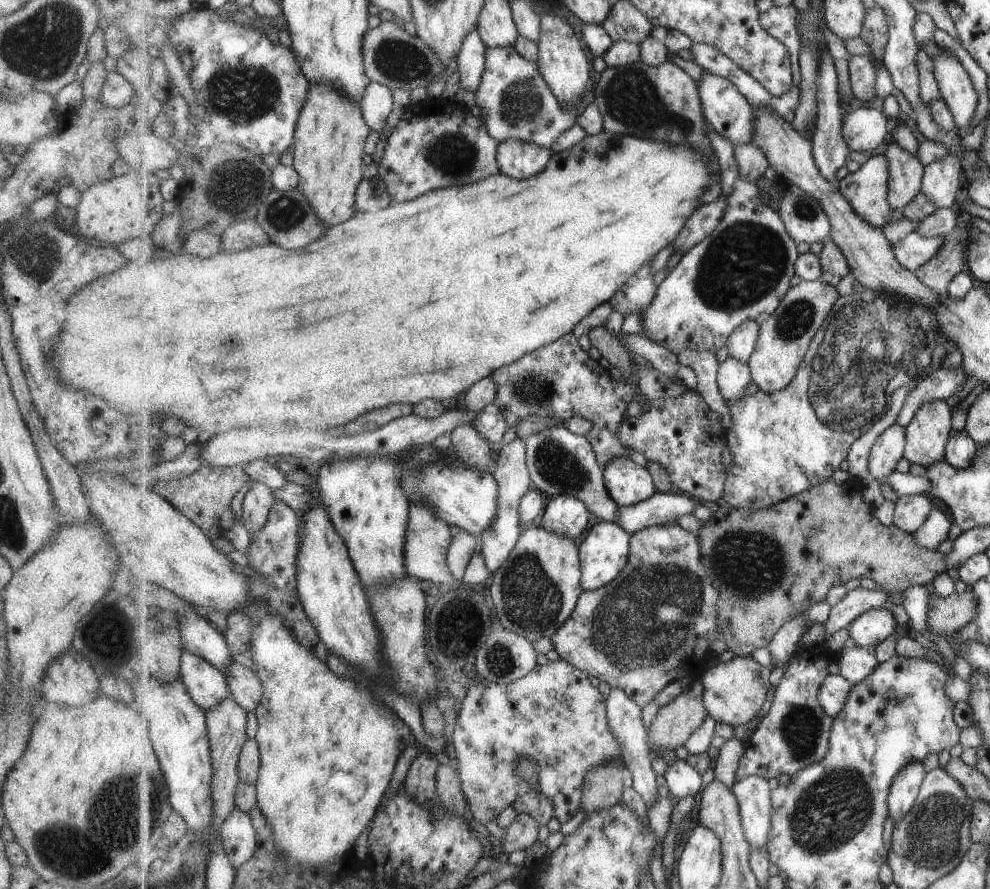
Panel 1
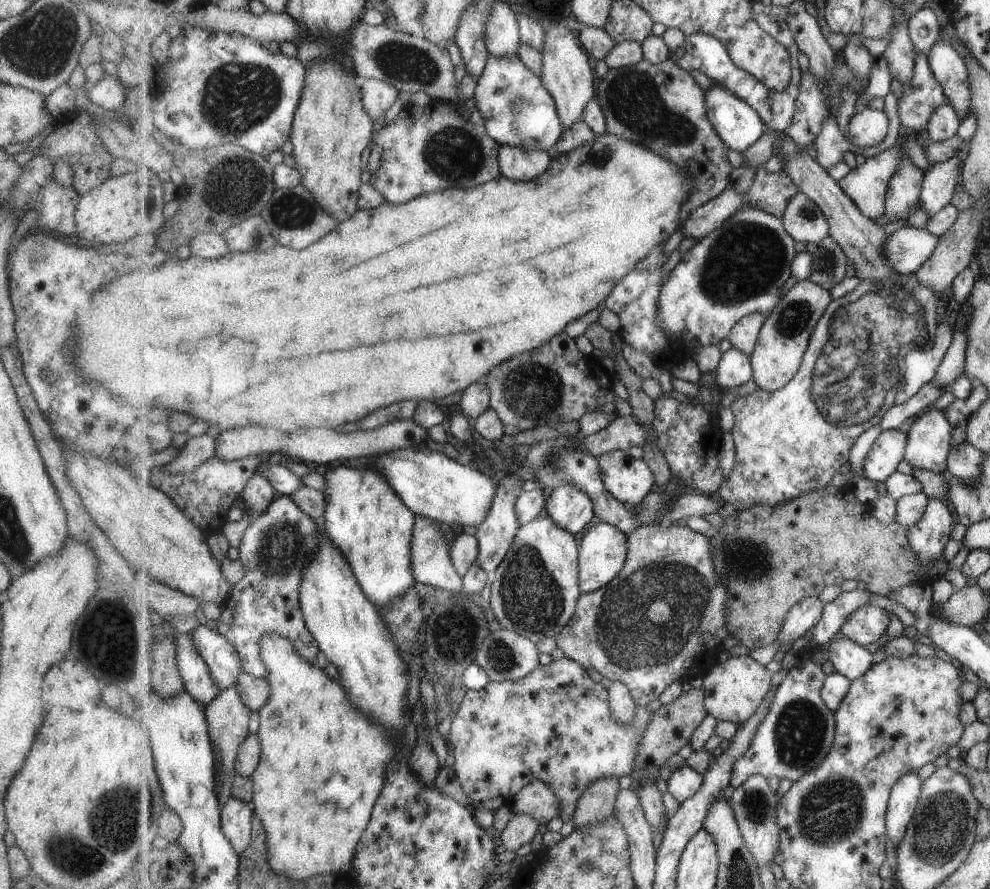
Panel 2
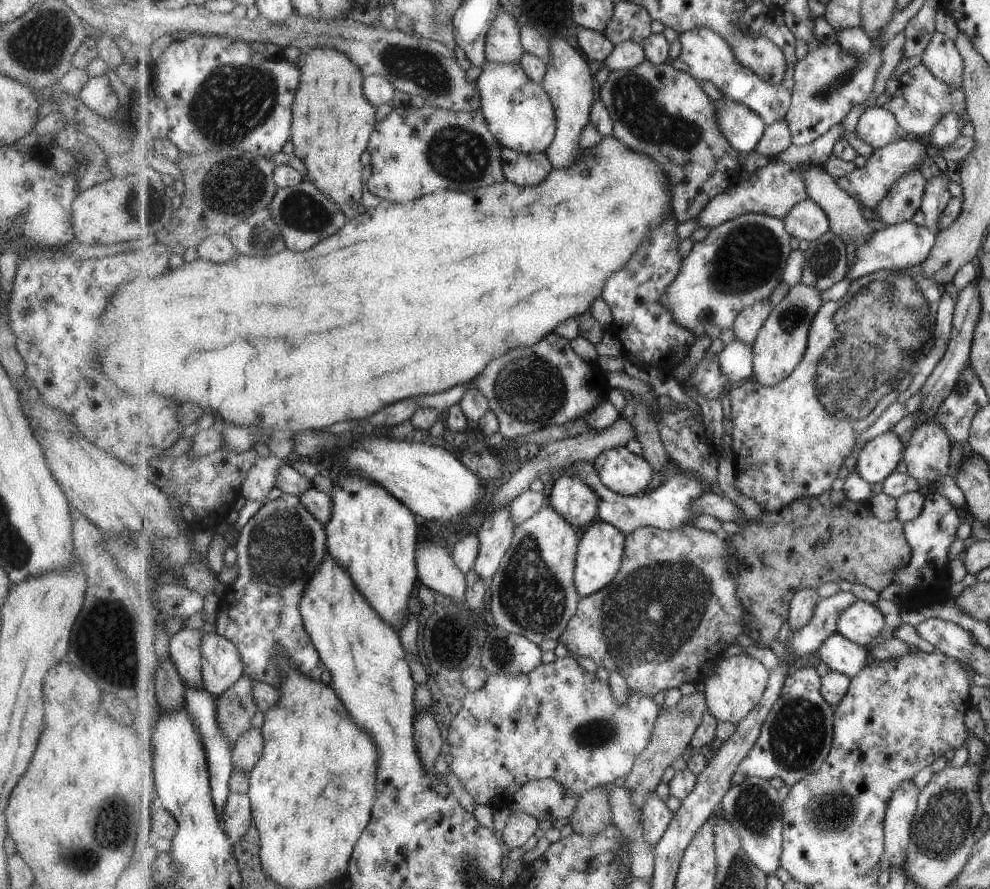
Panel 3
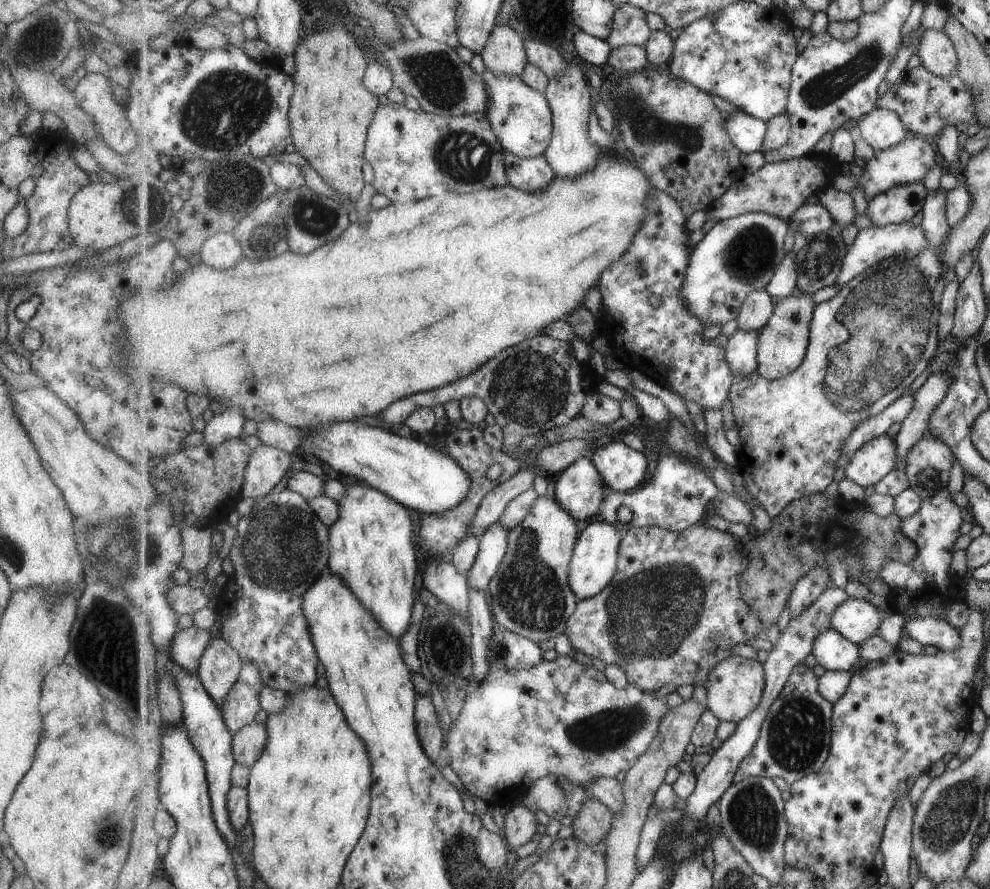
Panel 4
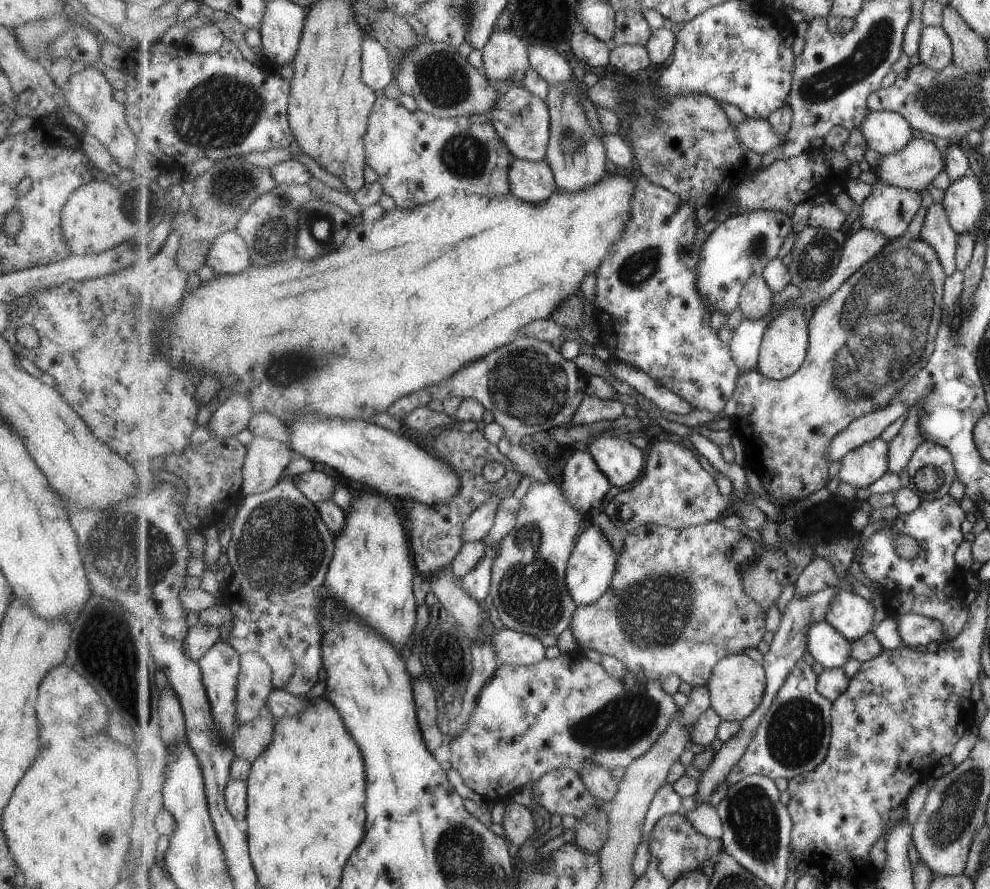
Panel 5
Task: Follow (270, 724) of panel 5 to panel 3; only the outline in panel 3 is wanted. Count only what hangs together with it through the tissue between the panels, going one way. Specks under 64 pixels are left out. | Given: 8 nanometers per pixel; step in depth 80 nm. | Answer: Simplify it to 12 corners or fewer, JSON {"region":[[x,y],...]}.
{"region":[[251,728],[234,745],[234,768],[252,772],[262,760],[266,737]]}

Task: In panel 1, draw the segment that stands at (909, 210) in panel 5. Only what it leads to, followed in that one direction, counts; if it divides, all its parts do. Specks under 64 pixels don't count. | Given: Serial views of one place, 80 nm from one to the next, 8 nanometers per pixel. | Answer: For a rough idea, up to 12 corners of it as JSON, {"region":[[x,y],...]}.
{"region":[[897,142],[890,161],[889,206],[903,210],[922,191],[925,165]]}

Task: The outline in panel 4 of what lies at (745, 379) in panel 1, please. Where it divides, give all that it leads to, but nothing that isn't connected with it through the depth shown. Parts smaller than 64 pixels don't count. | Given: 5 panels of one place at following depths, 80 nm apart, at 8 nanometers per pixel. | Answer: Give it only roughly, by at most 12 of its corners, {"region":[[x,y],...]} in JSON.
{"region":[[738,328],[726,345],[731,370],[751,376],[759,368],[760,332]]}

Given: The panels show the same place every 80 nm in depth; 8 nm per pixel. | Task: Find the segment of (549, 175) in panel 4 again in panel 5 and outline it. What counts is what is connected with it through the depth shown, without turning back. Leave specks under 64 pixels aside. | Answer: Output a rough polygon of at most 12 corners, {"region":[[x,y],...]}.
{"region":[[515,159],[513,196],[546,203],[558,191],[546,161]]}

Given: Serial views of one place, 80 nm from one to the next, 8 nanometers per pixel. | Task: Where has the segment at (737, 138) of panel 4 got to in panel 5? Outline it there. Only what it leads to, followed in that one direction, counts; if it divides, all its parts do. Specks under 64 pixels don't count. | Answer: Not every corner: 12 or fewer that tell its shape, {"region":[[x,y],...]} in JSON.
{"region":[[768,119],[736,127],[744,151],[763,156],[785,148],[787,136]]}

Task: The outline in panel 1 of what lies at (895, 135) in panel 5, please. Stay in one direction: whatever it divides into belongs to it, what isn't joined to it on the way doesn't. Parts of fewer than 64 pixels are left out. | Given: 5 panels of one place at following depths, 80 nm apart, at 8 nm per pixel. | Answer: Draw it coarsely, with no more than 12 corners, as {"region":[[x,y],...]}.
{"region":[[863,107],[846,113],[842,133],[850,150],[876,153],[892,120]]}

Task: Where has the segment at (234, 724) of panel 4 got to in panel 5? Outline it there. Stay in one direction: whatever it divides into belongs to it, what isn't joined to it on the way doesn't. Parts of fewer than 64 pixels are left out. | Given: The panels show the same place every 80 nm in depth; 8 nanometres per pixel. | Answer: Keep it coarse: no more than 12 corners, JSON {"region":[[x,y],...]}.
{"region":[[242,655],[239,724],[256,720],[274,691],[273,668]]}

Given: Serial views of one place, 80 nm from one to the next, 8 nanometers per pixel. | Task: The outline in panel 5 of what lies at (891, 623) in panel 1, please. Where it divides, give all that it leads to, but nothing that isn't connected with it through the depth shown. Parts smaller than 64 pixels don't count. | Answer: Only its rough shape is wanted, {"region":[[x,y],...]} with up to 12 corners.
{"region":[[853,590],[831,598],[826,621],[855,642],[875,630],[875,606]]}

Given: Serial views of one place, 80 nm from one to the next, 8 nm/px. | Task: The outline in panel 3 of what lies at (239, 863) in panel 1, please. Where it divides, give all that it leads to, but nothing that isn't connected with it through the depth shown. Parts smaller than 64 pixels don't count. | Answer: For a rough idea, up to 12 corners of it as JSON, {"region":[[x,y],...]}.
{"region":[[233,792],[223,828],[233,844],[254,824],[251,798]]}

